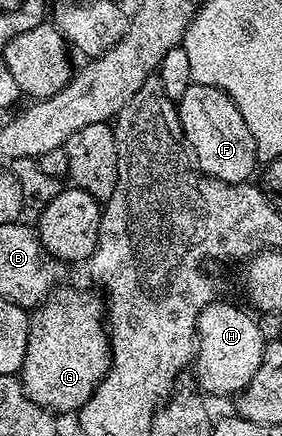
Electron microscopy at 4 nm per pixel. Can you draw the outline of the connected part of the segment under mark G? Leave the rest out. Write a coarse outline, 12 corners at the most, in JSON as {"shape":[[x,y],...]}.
{"shape":[[56,288],[30,314],[32,403],[82,409],[111,367],[100,294]]}

